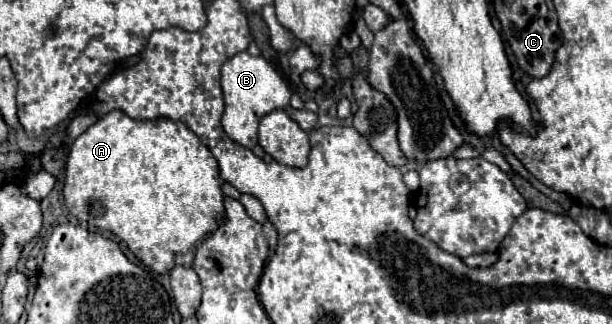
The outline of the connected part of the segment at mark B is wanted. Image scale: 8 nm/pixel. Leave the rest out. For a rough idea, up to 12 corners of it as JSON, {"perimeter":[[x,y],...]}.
{"perimeter":[[247,51],[221,67],[221,125],[235,143],[257,145],[257,125],[287,109],[303,131],[315,113],[291,109],[276,66]]}

